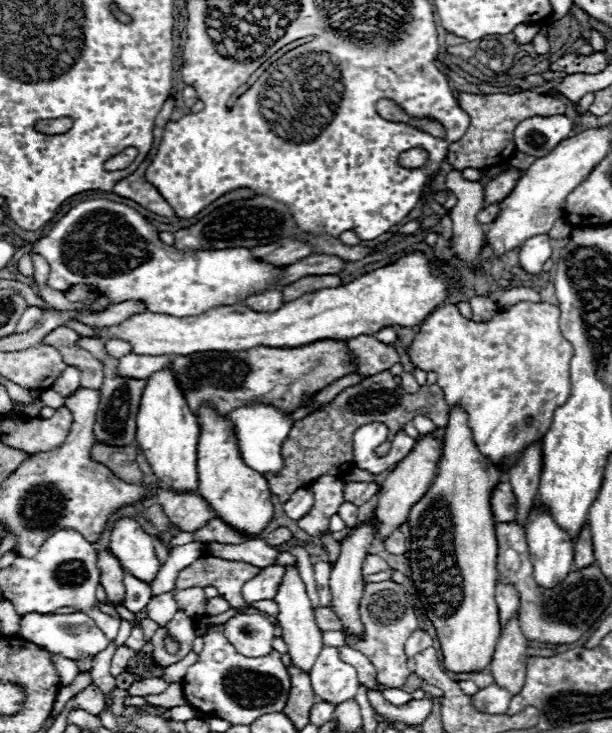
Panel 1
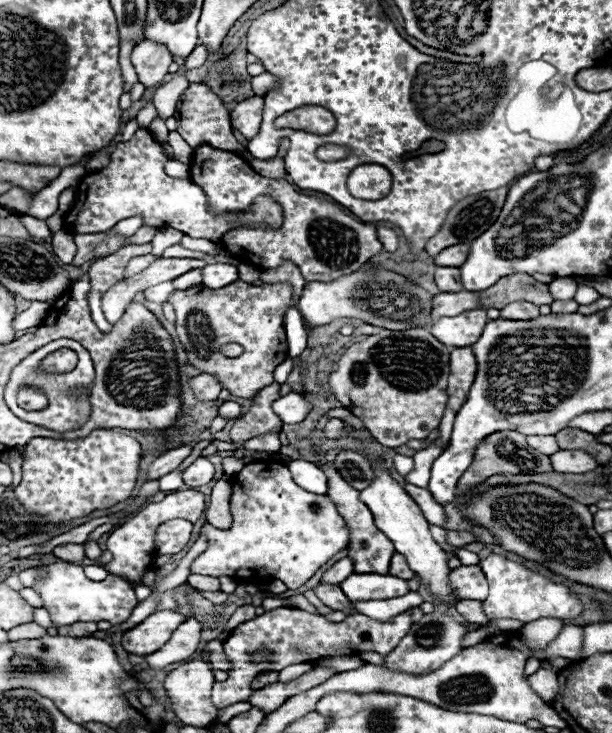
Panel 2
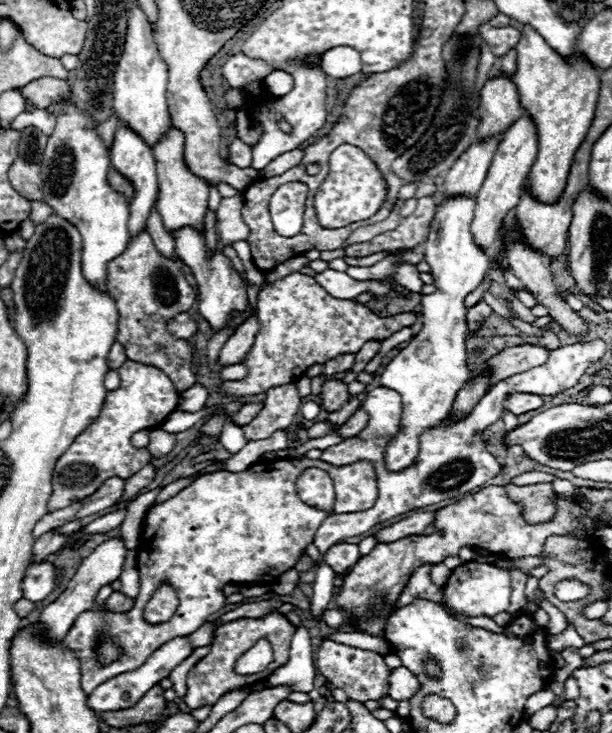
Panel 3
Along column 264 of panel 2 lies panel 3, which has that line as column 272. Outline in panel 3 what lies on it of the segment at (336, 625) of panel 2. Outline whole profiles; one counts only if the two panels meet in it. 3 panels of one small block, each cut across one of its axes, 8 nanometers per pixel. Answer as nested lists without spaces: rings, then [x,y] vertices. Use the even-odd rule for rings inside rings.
[[[272,612],[264,618],[238,618],[238,620],[232,620],[232,622],[226,622],[226,624],[220,624],[216,628],[216,638],[212,642],[212,650],[208,656],[204,656],[186,676],[186,696],[184,696],[184,702],[188,708],[202,708],[206,704],[214,704],[218,702],[218,698],[226,692],[230,692],[232,688],[238,688],[238,686],[246,686],[246,684],[254,684],[262,678],[266,678],[272,670],[276,670],[278,666],[286,664],[288,662],[288,652],[290,652],[290,640],[296,632],[296,626],[292,626],[288,622],[288,618],[280,612]],[[258,640],[268,640],[272,650],[274,650],[274,662],[264,670],[264,672],[258,672],[258,674],[252,674],[252,676],[242,676],[242,674],[236,674],[234,672],[234,666],[236,666],[236,660],[238,656],[242,656],[248,648],[252,648],[252,644],[256,644]]]

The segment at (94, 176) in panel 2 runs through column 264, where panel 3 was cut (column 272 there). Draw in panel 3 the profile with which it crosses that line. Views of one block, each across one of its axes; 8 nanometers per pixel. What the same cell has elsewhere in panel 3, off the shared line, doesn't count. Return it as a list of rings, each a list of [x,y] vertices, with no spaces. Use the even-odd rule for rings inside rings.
[[[286,184],[272,194],[270,216],[274,230],[280,236],[294,236],[300,232],[306,196],[308,196],[306,184]]]

